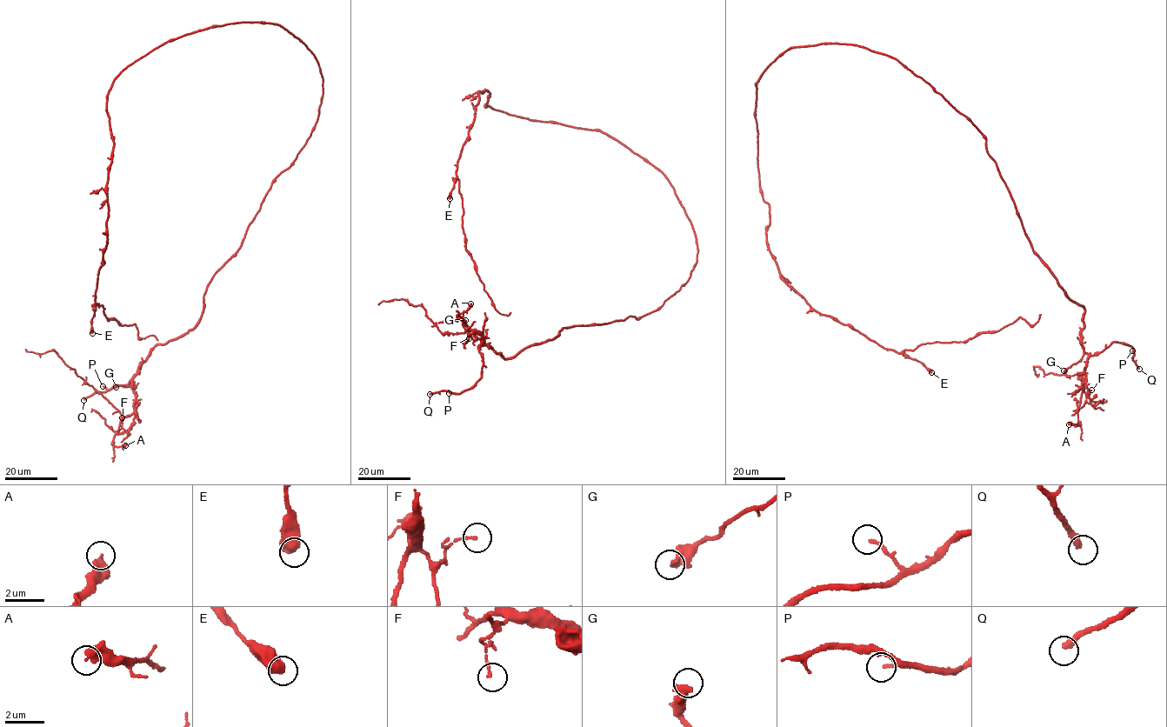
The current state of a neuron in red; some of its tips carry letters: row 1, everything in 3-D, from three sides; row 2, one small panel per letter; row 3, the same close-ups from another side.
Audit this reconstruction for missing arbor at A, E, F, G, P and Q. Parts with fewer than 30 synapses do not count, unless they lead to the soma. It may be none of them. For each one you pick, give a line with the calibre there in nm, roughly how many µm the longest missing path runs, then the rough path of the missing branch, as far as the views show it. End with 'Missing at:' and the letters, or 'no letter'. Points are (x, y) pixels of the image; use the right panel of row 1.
Q: 360 nm | 50 µm | (1139, 369), (1137, 382), (1124, 393), (1112, 395), (1100, 389), (1102, 386), (1112, 386), (1117, 372)
Missing at: Q

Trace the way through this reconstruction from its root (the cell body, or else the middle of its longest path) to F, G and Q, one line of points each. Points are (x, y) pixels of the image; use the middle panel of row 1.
F: (677, 196), (696, 263), (660, 308), (563, 328), (506, 358), (478, 348), (481, 332), (469, 338)
G: (677, 196), (695, 233), (696, 263), (660, 308), (637, 318), (563, 328), (506, 358), (481, 344), (465, 320)
Q: (677, 196), (696, 263), (660, 308), (563, 328), (506, 358), (481, 344), (479, 380), (430, 394)

